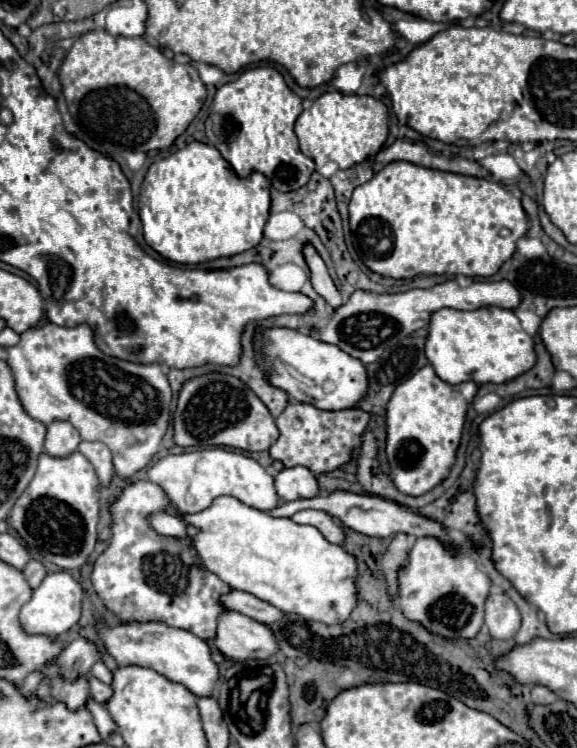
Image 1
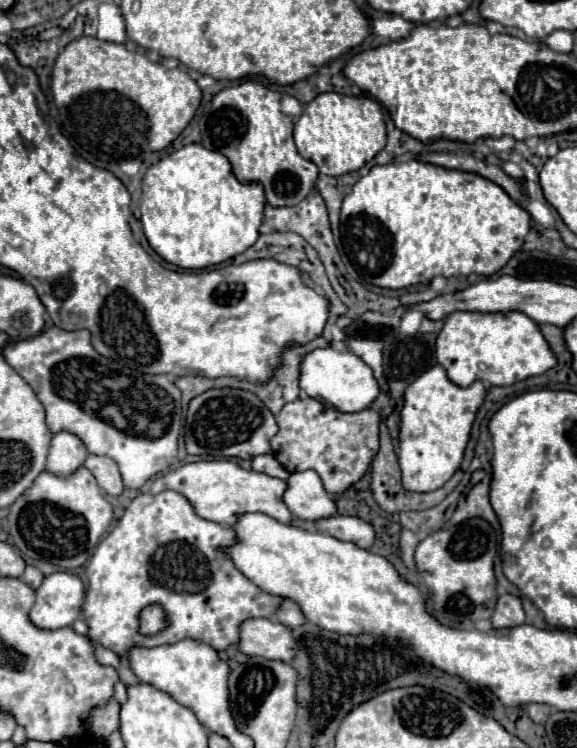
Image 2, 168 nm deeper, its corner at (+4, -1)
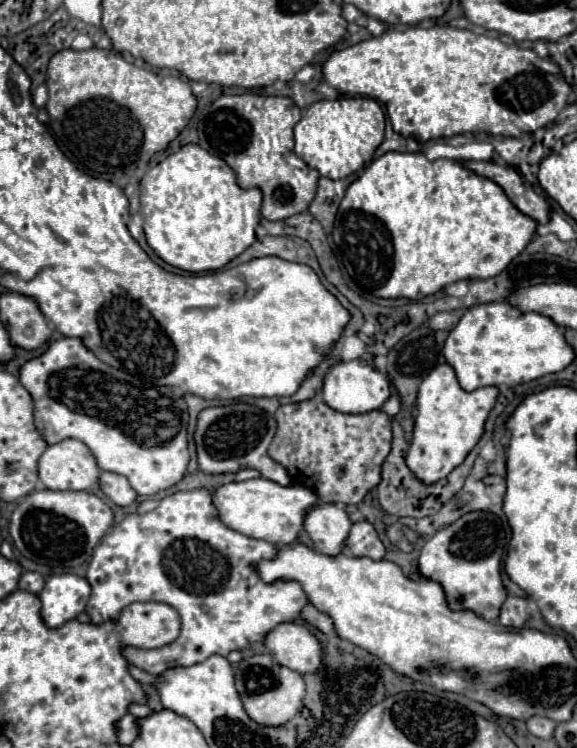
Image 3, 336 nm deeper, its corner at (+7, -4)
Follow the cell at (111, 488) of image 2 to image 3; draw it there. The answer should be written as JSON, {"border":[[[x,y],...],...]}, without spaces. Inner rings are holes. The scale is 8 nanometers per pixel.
{"border":[[[102,470],[98,476],[98,486],[100,490],[118,506],[128,506],[136,500],[136,492],[130,488],[128,480],[124,476],[118,476],[114,472],[106,472]]]}

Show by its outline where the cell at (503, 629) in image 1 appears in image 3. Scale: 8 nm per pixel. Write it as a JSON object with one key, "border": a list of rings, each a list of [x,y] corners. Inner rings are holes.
{"border":[[[518,596],[506,598],[506,602],[500,608],[498,622],[508,628],[522,628],[526,624],[526,620],[528,620],[526,598],[518,598]]]}

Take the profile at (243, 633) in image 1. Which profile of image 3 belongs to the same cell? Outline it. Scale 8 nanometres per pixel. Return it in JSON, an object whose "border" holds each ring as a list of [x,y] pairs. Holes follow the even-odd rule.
{"border":[[[278,624],[264,636],[264,646],[276,664],[300,674],[316,672],[320,666],[320,642],[304,624]]]}

